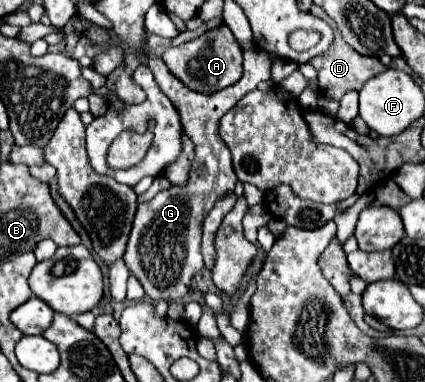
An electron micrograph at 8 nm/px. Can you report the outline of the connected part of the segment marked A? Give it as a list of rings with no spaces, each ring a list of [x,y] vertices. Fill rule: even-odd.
[[[225,23],[213,27],[211,31],[203,33],[193,41],[187,41],[179,47],[169,47],[163,53],[163,61],[177,79],[181,79],[189,89],[199,93],[215,93],[219,89],[225,89],[237,83],[243,71],[243,51]]]

